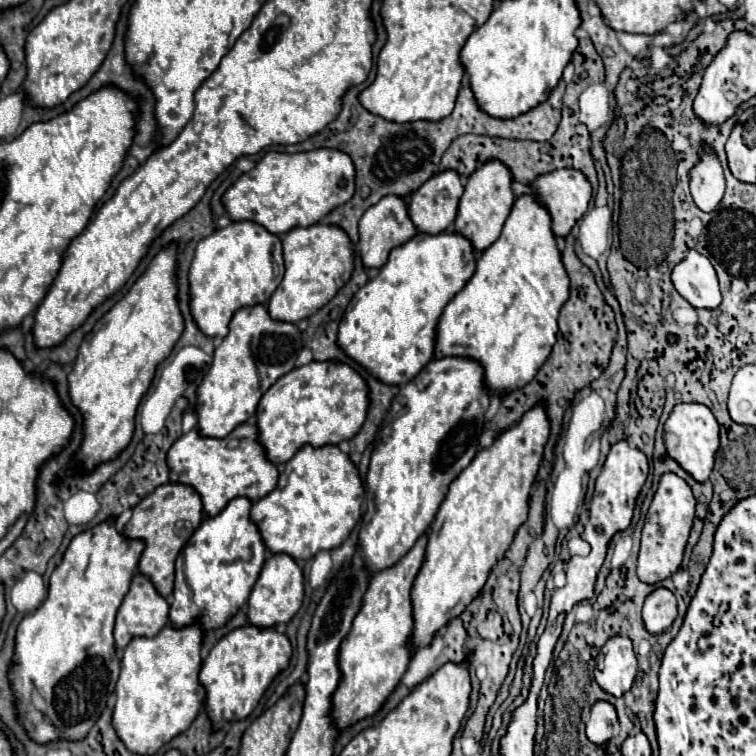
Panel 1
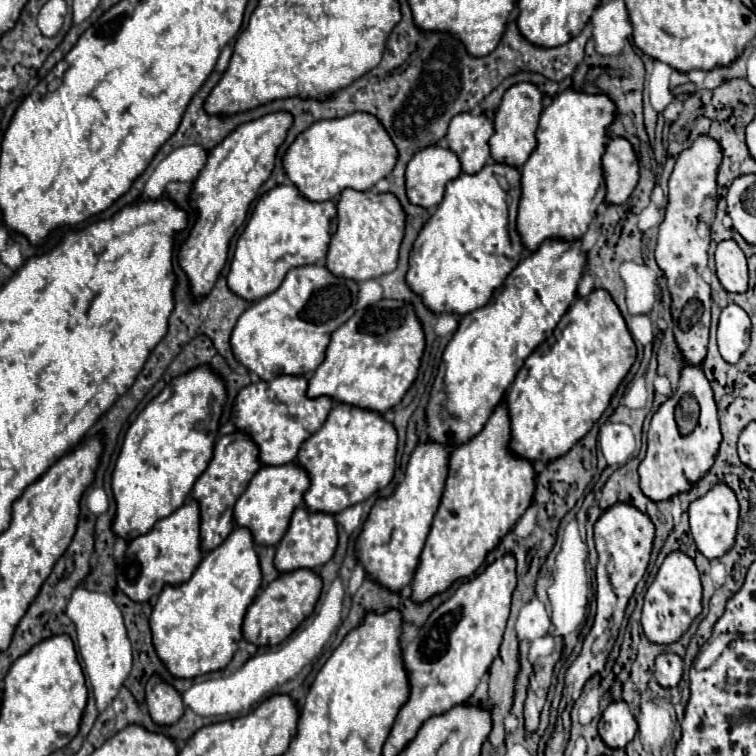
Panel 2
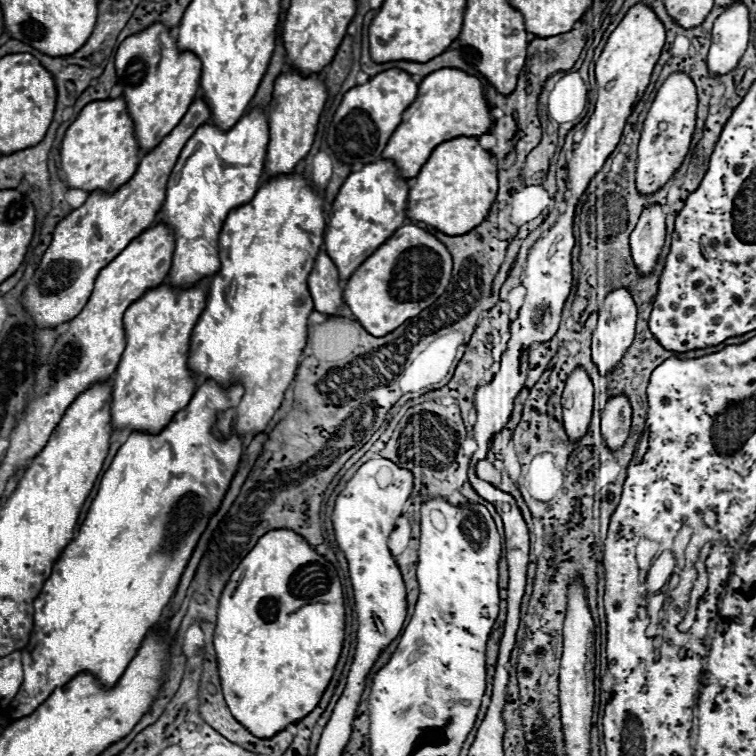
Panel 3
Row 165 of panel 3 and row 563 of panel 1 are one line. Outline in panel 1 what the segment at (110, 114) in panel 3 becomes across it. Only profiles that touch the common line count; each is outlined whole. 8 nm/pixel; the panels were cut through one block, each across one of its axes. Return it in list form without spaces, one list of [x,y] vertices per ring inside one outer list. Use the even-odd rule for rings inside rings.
[[[114,518],[100,522],[90,530],[80,532],[78,536],[72,538],[70,546],[66,548],[62,564],[52,572],[48,584],[48,596],[42,602],[42,606],[36,612],[28,614],[18,624],[16,666],[10,670],[10,682],[18,696],[18,710],[22,714],[20,716],[22,724],[36,742],[48,744],[60,738],[82,740],[82,736],[90,732],[90,728],[106,708],[108,686],[112,694],[120,674],[120,658],[116,656],[116,646],[114,646],[114,618],[122,604],[124,594],[130,588],[130,580],[138,568],[142,552],[144,552],[144,542],[138,538],[126,538],[122,532],[118,532]],[[32,690],[38,690],[46,700],[46,712],[38,710],[32,704]]]

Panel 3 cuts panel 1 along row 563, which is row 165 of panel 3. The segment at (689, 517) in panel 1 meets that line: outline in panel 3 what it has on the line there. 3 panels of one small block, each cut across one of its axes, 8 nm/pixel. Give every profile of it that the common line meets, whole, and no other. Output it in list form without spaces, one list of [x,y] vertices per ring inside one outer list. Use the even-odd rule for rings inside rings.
[[[684,72],[670,74],[664,80],[662,88],[658,90],[658,94],[652,102],[652,108],[644,122],[640,144],[638,144],[636,190],[642,196],[650,196],[650,194],[658,192],[674,176],[674,172],[682,166],[682,162],[690,150],[690,142],[692,142],[692,134],[694,134],[696,104],[698,104],[696,86]]]

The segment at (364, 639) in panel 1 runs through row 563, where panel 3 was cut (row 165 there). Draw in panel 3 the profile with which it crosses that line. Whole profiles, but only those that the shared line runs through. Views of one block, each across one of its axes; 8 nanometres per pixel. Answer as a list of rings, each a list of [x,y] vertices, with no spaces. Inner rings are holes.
[[[458,68],[434,70],[420,82],[418,98],[404,112],[402,124],[394,130],[382,158],[394,160],[402,178],[414,178],[438,144],[458,136],[486,134],[494,124],[490,110],[492,106],[484,98],[482,82],[476,76],[470,76]]]

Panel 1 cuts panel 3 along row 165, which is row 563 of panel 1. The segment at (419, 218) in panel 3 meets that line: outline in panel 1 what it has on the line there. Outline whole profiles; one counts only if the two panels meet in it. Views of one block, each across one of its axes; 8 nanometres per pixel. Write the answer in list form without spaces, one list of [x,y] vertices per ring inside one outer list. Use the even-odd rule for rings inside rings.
[[[538,402],[488,448],[480,448],[468,468],[452,480],[430,526],[426,560],[412,586],[414,650],[430,644],[436,630],[462,614],[484,586],[490,568],[512,544],[516,530],[526,522],[530,488],[538,474],[548,434],[550,420],[546,404]]]

